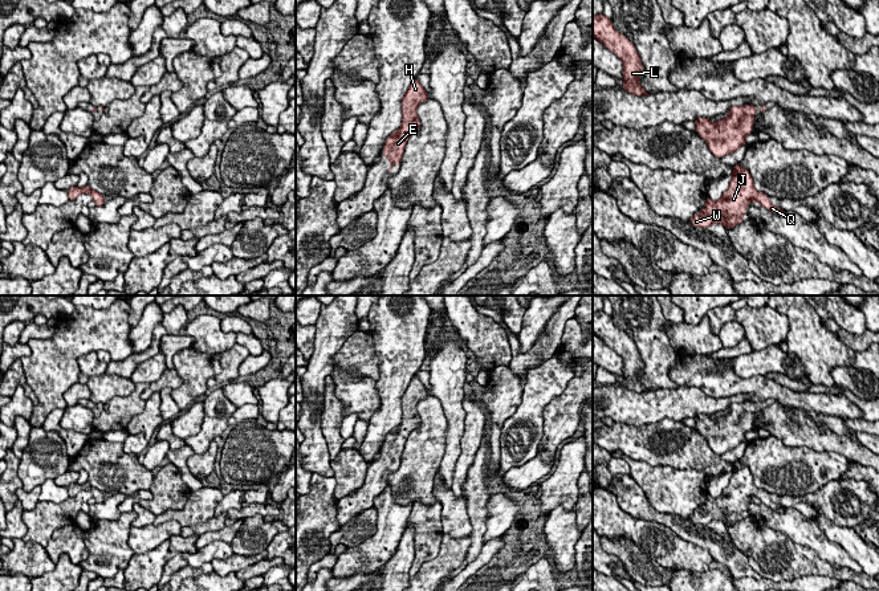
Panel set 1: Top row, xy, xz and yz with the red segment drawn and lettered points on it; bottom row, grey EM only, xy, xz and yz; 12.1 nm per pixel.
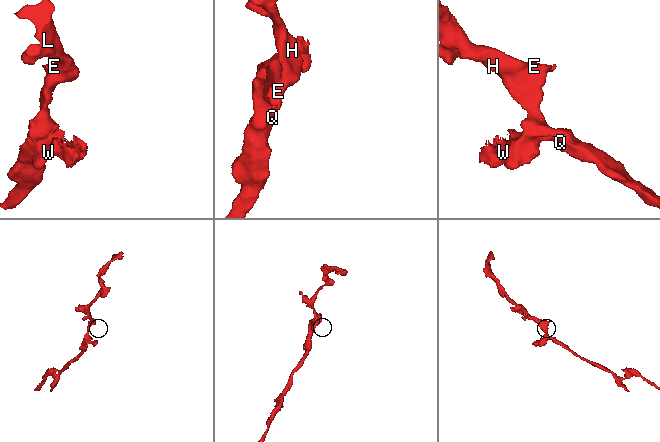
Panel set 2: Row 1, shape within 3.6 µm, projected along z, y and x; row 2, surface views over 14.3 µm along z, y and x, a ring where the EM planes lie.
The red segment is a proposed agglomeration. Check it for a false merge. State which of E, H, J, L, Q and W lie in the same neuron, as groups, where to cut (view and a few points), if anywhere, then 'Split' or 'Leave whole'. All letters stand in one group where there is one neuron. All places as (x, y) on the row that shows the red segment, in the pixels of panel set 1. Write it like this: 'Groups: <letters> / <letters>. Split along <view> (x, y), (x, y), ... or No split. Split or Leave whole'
Groups: E H J L Q W. No split. Leave whole

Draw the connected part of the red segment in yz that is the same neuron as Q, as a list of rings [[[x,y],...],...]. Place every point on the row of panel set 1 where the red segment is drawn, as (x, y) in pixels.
[[[737,163],[733,168],[729,188],[723,193],[717,201],[712,201],[707,196],[705,207],[701,208],[701,215],[697,212],[691,219],[693,227],[705,229],[712,224],[721,224],[725,229],[733,228],[742,223],[745,207],[753,201],[758,201],[761,207],[774,213],[784,213],[782,208],[773,205],[769,196],[758,192],[754,188],[753,179],[748,170]]]

